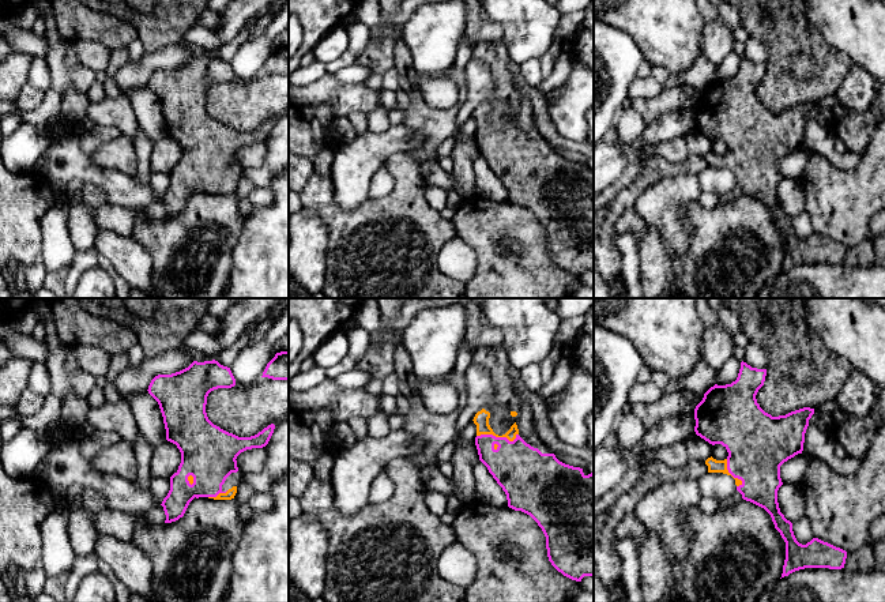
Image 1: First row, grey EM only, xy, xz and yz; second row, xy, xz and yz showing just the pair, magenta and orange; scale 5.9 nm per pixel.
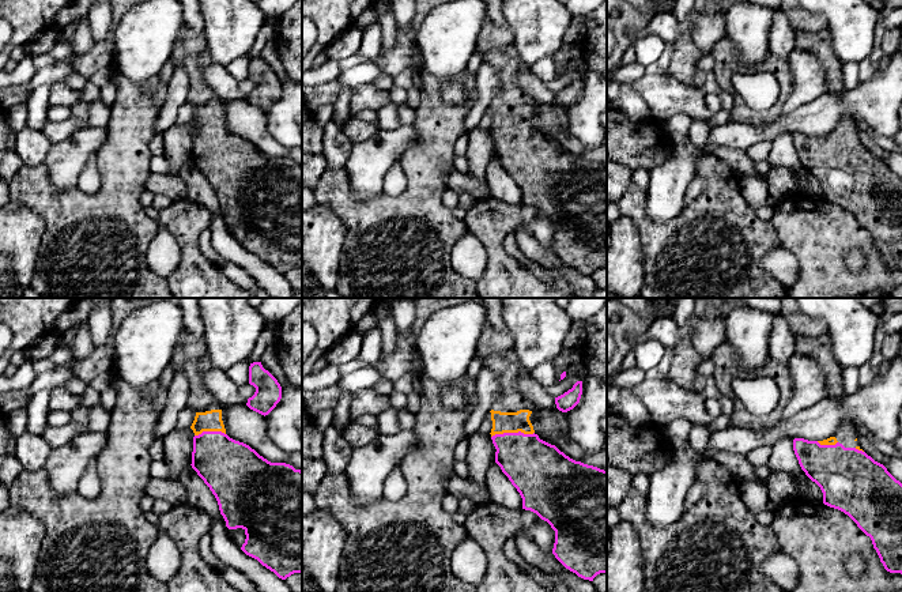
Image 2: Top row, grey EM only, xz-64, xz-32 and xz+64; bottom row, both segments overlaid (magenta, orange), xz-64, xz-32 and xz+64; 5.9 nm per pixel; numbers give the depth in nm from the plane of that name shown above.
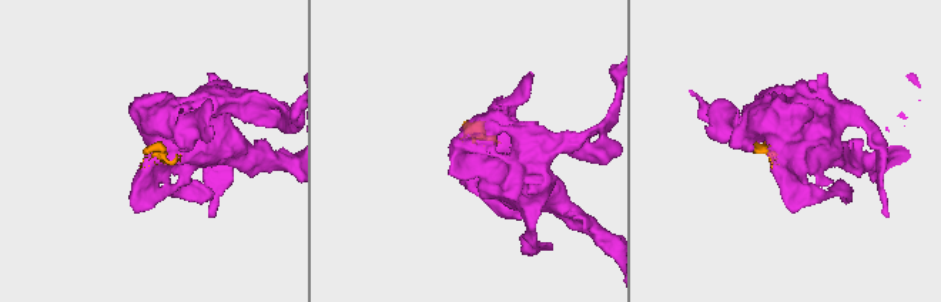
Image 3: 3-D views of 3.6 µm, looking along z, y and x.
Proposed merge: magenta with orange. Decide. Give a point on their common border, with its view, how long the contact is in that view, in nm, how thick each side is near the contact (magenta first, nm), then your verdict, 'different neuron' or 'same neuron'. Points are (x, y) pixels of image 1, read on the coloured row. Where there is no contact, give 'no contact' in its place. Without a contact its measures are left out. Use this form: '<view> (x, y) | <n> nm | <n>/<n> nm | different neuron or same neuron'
xz (497, 437) | 240 nm | 300/90 nm | same neuron

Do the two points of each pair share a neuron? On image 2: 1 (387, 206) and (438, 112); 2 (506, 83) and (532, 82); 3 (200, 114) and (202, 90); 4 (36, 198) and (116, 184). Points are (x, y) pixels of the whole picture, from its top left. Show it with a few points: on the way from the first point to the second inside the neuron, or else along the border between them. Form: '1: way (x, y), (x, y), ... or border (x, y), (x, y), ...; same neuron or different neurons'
1: way (414, 192), (426, 180), (436, 139); same neuron
2: border (524, 66), (517, 71), (517, 83), (538, 102); different neurons
3: way (202, 109), (202, 95); same neuron
4: way (56, 203), (95, 203); same neuron

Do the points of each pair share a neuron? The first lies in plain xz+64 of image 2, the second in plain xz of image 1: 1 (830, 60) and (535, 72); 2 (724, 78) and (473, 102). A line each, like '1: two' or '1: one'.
1: two
2: two

